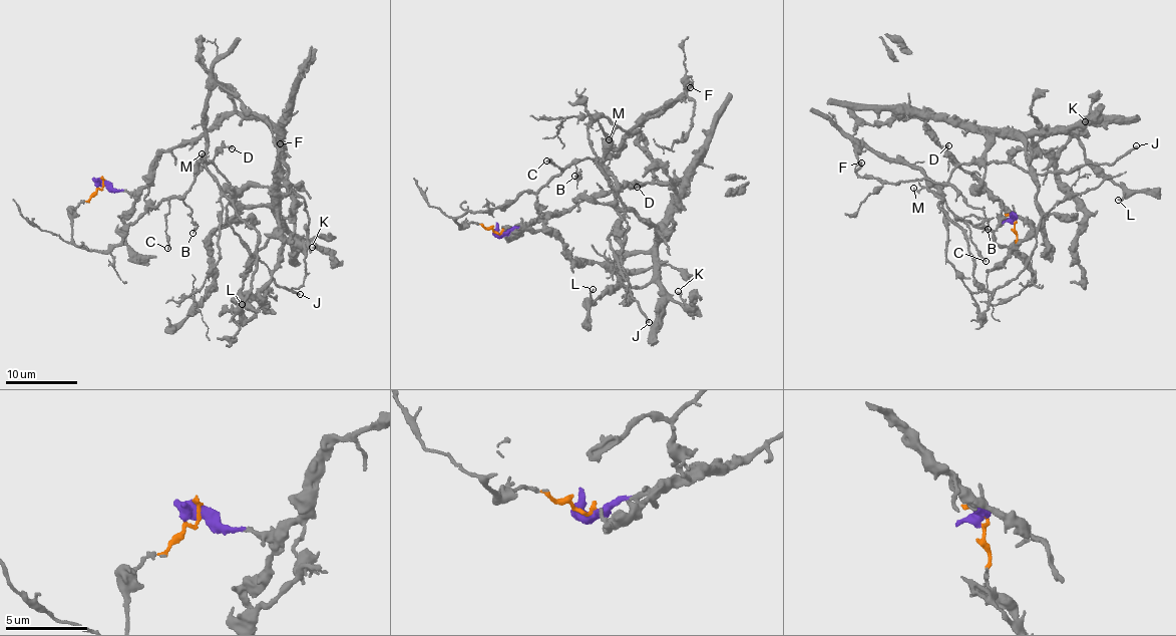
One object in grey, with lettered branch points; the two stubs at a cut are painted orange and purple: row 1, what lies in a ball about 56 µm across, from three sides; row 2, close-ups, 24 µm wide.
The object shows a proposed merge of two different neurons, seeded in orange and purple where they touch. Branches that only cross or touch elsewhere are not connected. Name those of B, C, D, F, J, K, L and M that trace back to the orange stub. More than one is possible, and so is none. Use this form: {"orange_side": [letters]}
{"orange_side": ["B", "C", "D", "F", "J", "M"]}

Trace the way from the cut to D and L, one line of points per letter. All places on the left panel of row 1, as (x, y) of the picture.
D: (101, 184), (71, 219), (71, 241), (89, 251), (119, 246), (149, 208), (185, 194), (200, 168), (232, 147)
L: (101, 183), (142, 190), (162, 153), (231, 115), (256, 115), (275, 130), (282, 223), (257, 250), (242, 304)

